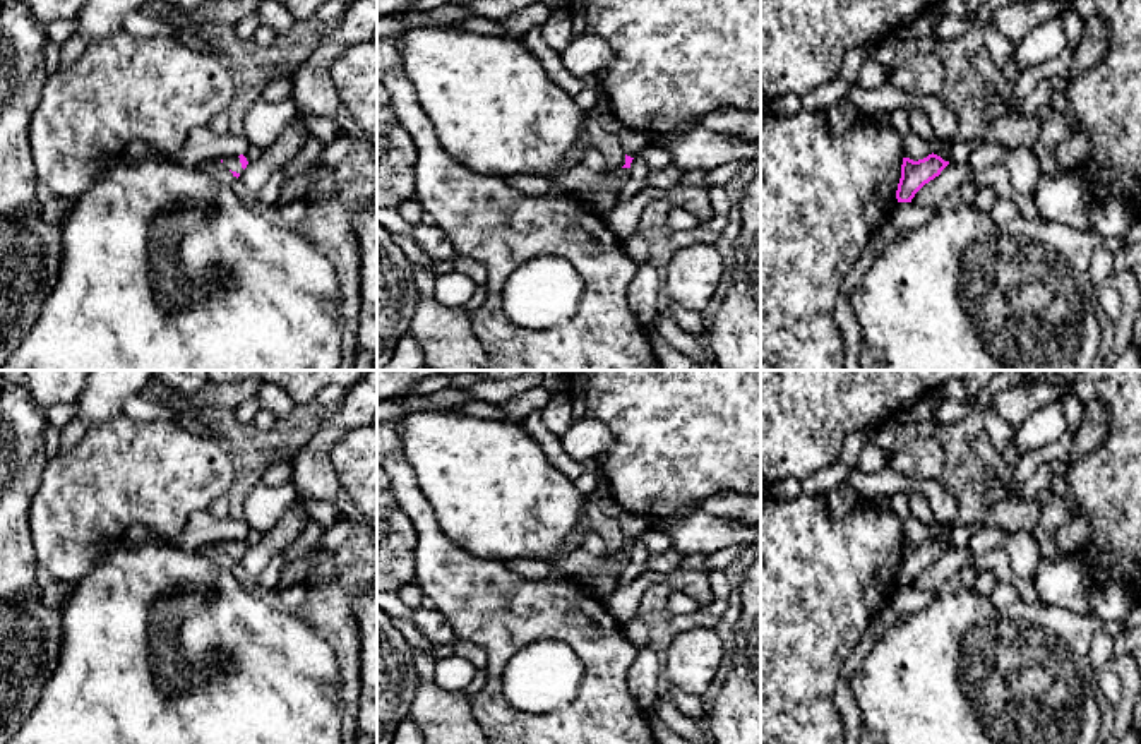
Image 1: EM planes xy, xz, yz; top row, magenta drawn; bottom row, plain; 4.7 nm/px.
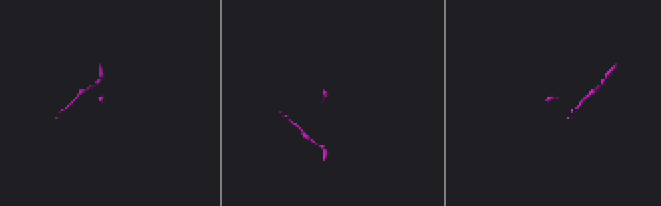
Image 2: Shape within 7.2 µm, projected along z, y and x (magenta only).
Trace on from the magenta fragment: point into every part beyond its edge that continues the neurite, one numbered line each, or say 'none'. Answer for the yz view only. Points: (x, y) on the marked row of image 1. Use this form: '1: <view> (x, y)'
none

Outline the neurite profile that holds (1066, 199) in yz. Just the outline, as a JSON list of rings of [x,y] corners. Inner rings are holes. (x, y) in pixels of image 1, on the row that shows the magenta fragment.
[[[1079,173],[1040,175],[1033,201],[1043,221],[1060,223],[1079,231],[1091,230],[1095,199]]]

